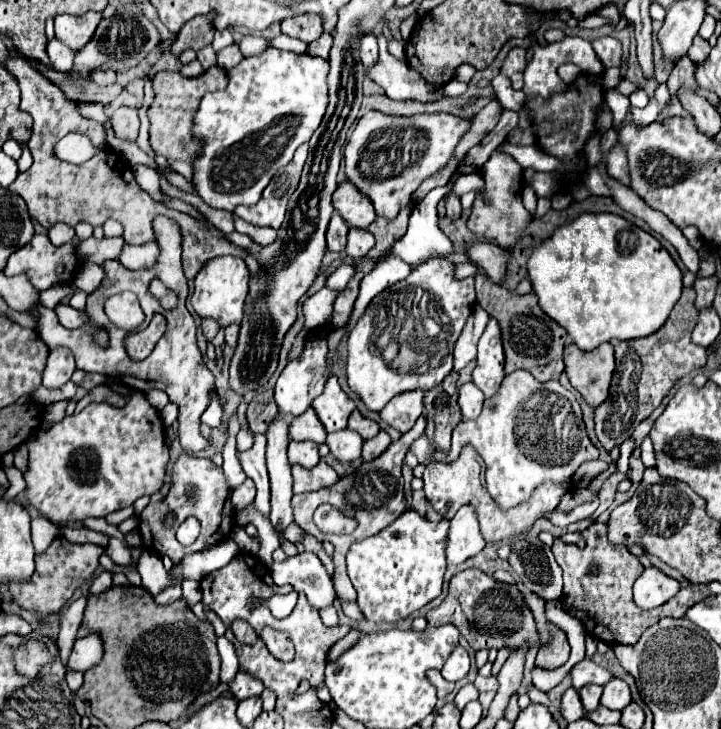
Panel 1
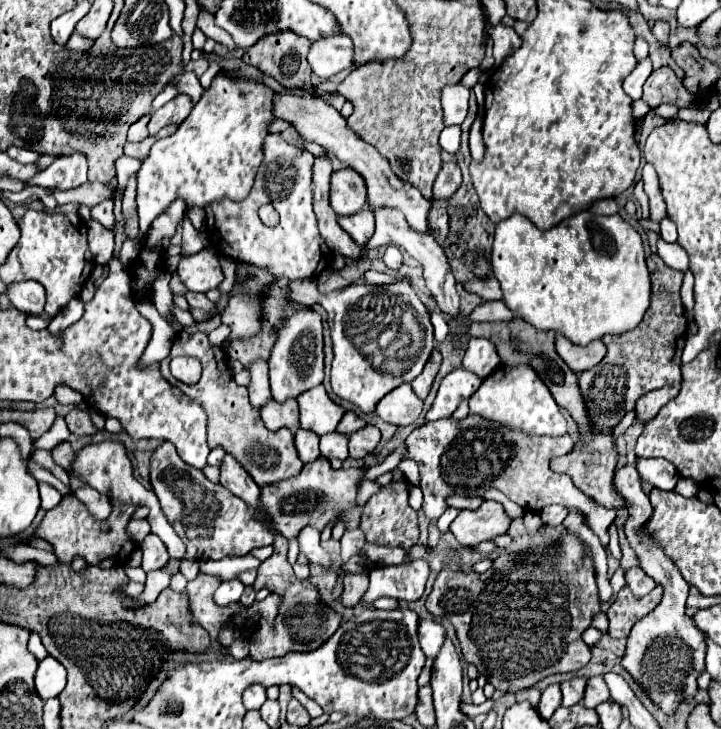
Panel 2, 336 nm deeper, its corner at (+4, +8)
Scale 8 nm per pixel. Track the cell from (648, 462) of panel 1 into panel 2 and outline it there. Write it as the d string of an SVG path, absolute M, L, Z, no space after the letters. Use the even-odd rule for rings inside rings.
M638 458L638 470L646 482L660 490L674 490L680 478L668 460L658 458Z

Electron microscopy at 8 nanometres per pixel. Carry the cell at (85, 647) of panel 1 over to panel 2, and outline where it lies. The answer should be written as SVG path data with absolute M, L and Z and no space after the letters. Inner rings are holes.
M44 658L44 662L38 664L34 684L36 684L36 694L42 700L56 698L66 686L64 666L60 666L60 662L56 662L54 658Z

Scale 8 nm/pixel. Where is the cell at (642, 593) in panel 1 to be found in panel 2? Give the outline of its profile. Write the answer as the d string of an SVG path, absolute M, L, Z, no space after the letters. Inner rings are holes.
M638 566L626 570L624 578L626 578L626 586L632 590L634 596L646 596L656 588L656 582L652 582L652 578L648 578Z

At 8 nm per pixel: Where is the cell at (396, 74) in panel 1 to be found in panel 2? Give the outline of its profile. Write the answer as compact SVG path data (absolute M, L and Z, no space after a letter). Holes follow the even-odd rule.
M326 36L310 44L308 64L312 74L326 80L342 70L352 70L352 42L344 36Z

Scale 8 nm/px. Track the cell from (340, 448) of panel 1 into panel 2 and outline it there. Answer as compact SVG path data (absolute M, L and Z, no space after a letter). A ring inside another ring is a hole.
M340 432L324 434L320 438L320 454L328 460L332 460L332 458L346 460L348 458L348 436L344 436Z

